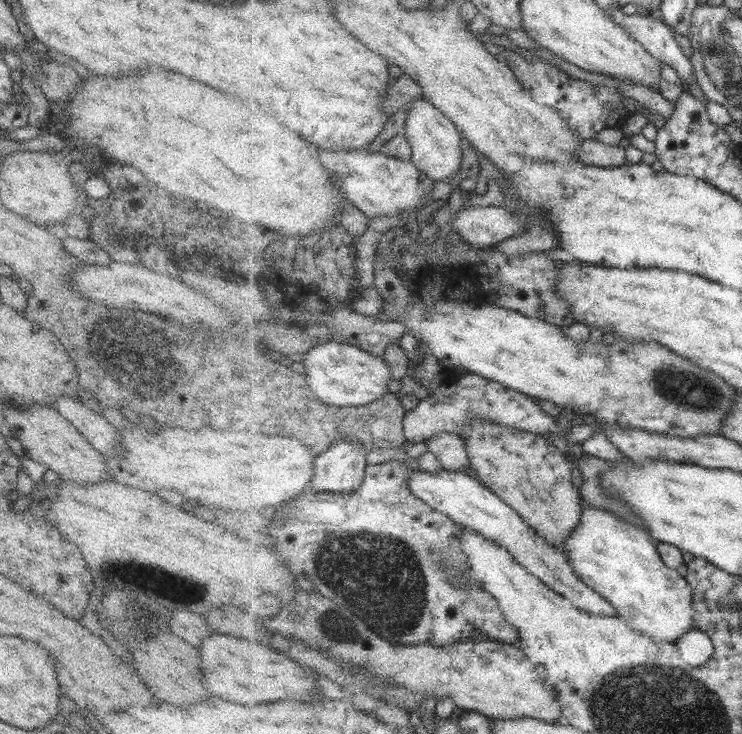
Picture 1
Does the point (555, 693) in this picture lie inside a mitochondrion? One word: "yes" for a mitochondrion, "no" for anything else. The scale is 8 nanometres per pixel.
no

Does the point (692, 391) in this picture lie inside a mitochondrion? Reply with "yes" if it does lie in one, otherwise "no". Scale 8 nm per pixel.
yes

